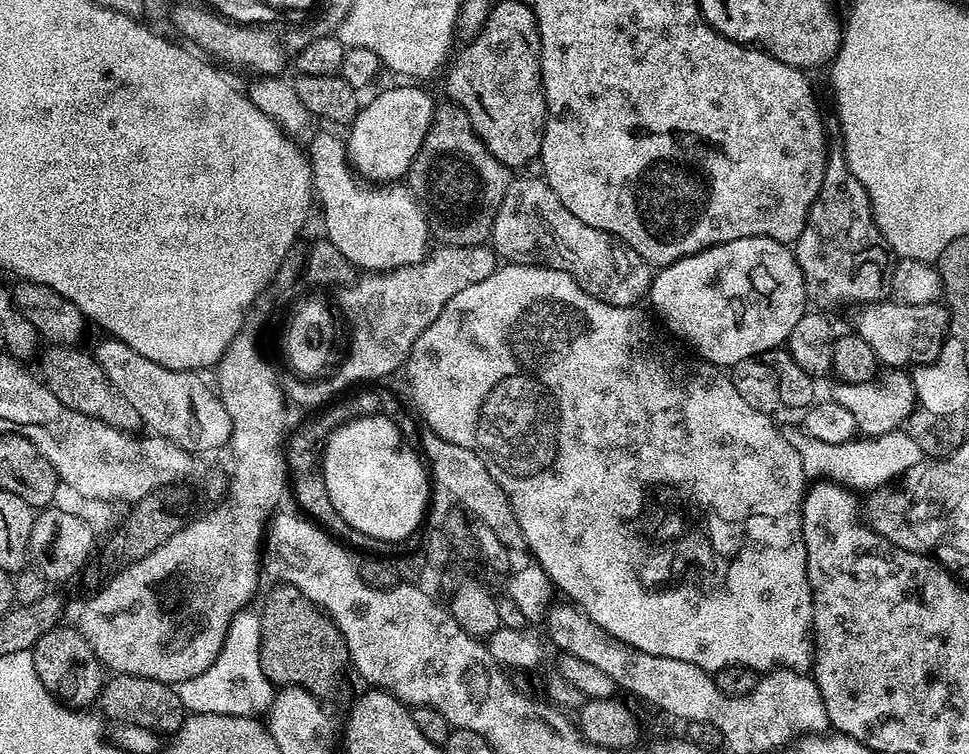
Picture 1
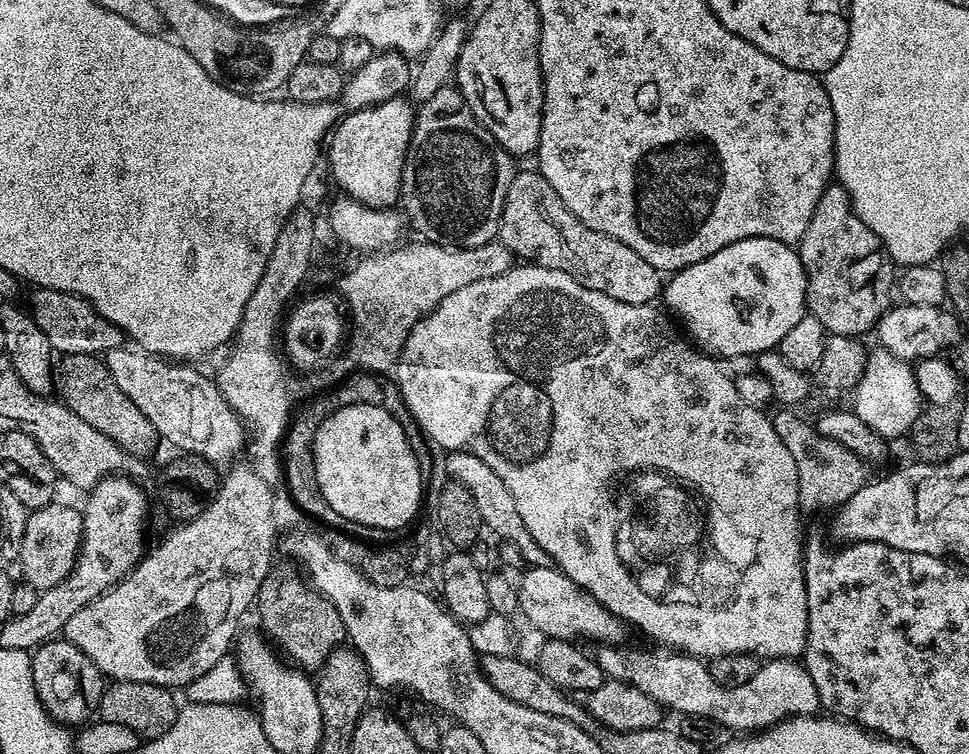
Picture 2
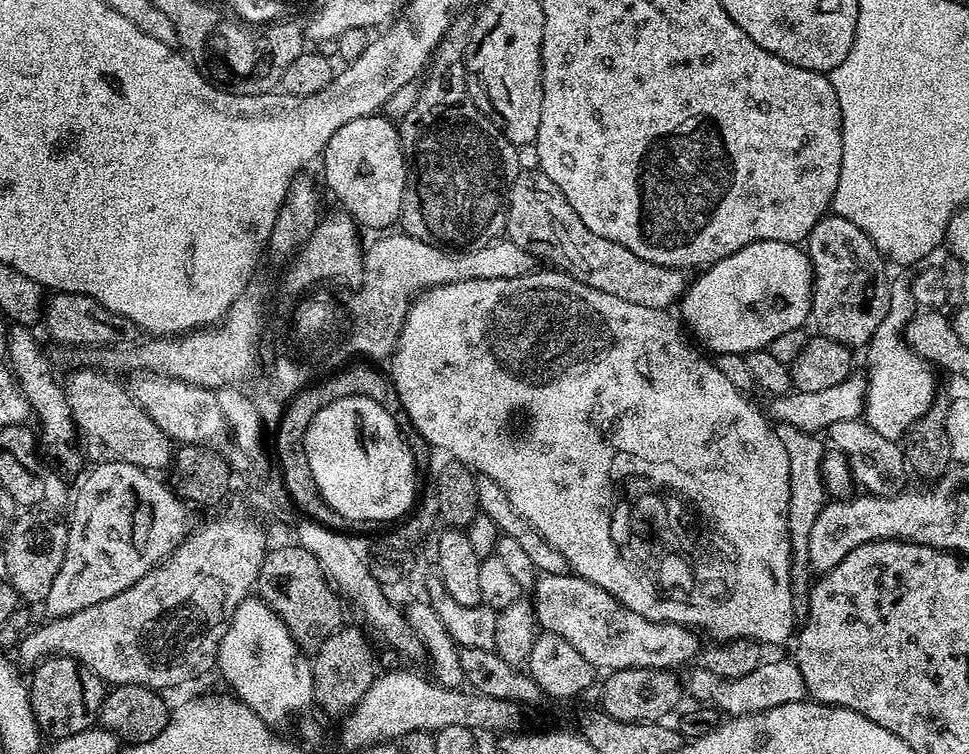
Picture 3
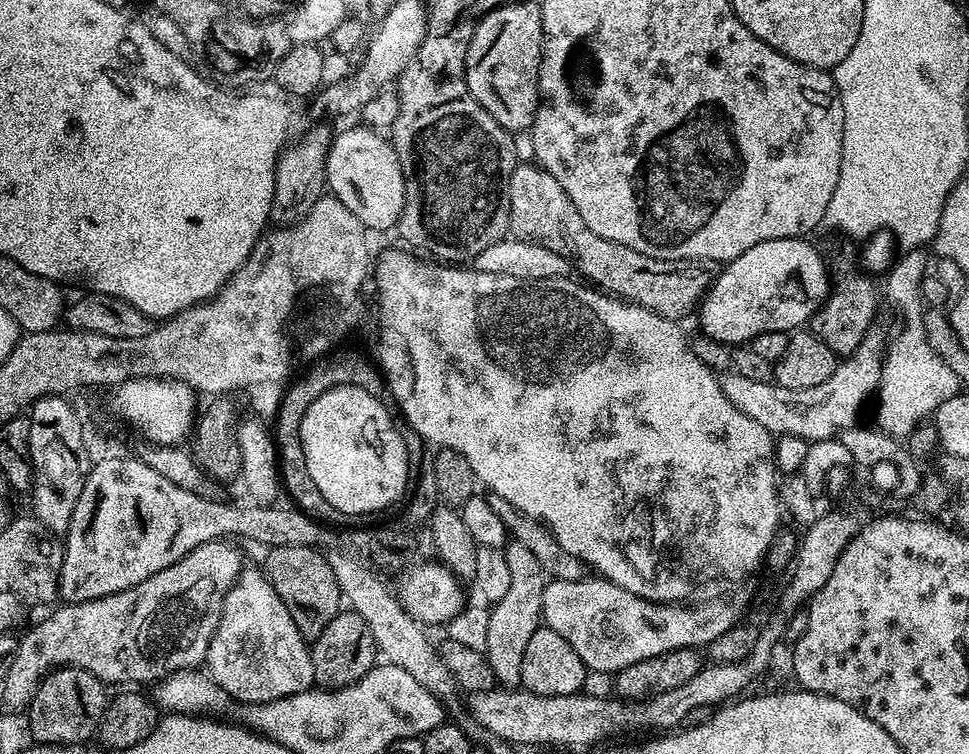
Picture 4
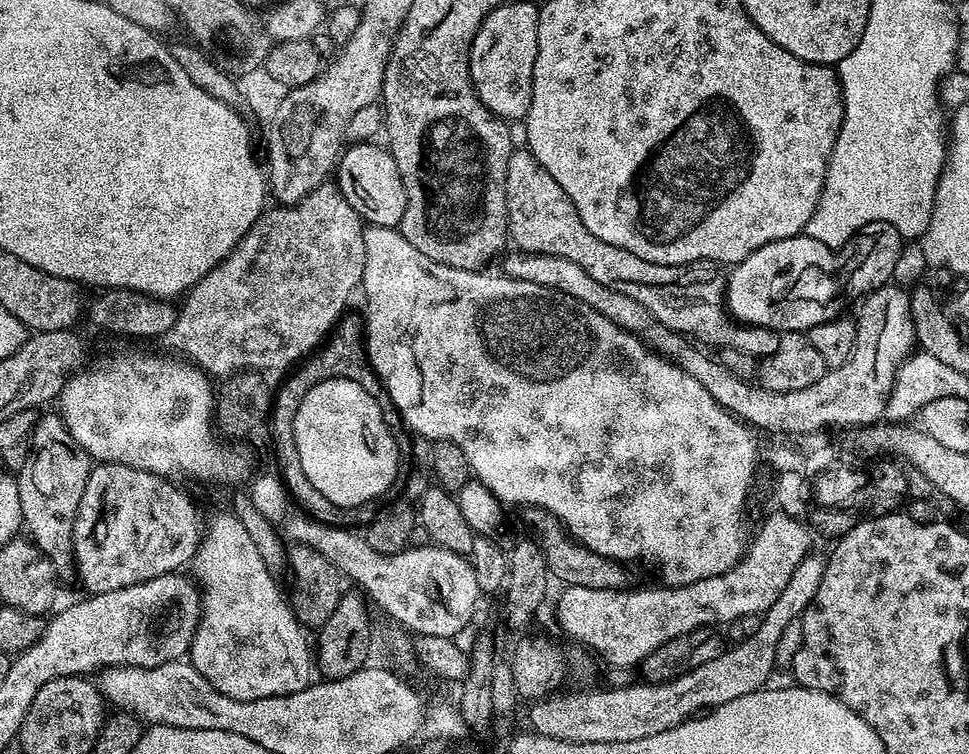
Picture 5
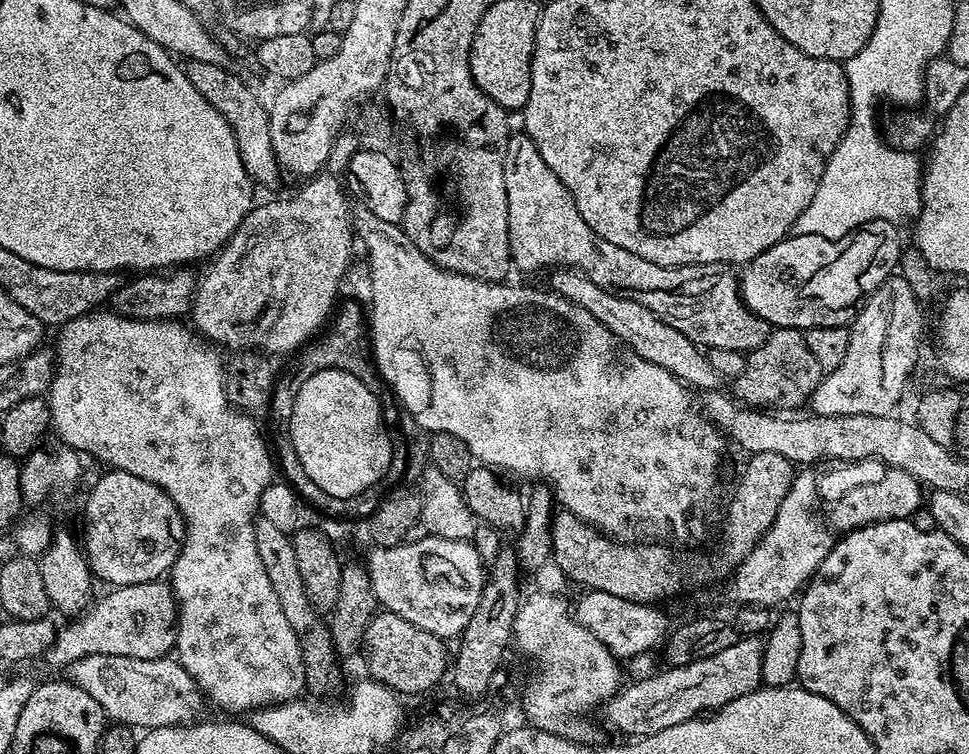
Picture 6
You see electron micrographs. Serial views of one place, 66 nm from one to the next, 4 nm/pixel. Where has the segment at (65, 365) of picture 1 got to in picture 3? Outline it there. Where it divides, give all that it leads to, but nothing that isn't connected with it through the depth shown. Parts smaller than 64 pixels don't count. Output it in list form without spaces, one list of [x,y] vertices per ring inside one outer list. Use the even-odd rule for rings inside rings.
[[[84,368],[76,371],[65,383],[67,400],[77,427],[102,442],[117,459],[137,465],[145,471],[167,469],[174,458],[171,439],[141,408],[130,392],[101,369]]]

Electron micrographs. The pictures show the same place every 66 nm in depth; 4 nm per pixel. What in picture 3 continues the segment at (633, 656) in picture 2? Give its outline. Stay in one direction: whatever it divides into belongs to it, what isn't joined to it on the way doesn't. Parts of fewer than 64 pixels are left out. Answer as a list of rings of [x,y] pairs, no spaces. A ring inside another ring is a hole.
[[[772,660],[761,662],[750,674],[742,674],[742,678],[720,680],[710,670],[696,666],[686,676],[686,692],[693,696],[693,701],[707,702],[715,706],[721,713],[729,717],[745,716],[755,712],[765,712],[774,706],[782,706],[786,702],[798,702],[805,699],[804,683],[798,666],[791,660]]]

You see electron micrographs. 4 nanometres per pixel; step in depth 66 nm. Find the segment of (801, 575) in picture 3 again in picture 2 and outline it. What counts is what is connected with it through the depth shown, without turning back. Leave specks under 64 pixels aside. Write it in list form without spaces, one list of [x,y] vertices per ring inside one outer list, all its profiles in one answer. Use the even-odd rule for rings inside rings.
[[[778,410],[771,417],[778,438],[786,442],[786,448],[794,456],[798,469],[799,507],[801,513],[816,512],[826,506],[839,507],[859,491],[870,480],[869,465],[845,446],[826,438],[809,421],[808,423],[792,413],[792,410]]]

